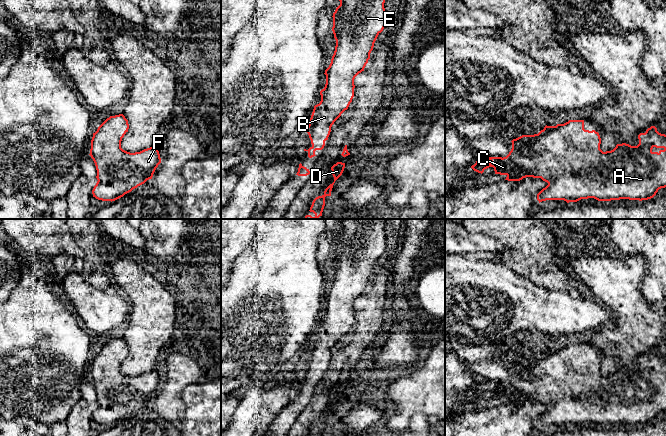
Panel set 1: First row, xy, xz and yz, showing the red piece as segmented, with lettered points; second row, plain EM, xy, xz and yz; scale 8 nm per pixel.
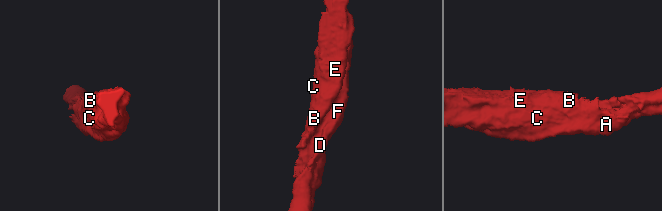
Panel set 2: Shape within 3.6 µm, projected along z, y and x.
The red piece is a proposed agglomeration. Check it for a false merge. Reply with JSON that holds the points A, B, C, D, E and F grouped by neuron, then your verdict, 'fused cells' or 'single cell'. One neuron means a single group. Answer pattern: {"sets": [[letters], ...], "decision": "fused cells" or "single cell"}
{"sets": [["A", "B", "C", "D", "E", "F"]], "decision": "single cell"}

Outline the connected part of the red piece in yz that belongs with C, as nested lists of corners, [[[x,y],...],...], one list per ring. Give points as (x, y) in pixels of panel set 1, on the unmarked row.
[[[569,344],[556,350],[546,349],[538,358],[522,359],[513,363],[512,373],[506,381],[488,381],[479,377],[471,392],[482,398],[485,393],[493,391],[495,398],[506,399],[505,404],[508,405],[520,405],[526,401],[541,402],[548,409],[537,418],[539,427],[546,424],[564,424],[569,427],[588,422],[598,425],[648,424],[659,413],[666,411],[666,359],[651,350],[645,357],[640,357],[638,363],[637,370],[622,367],[617,368],[611,375],[603,376],[600,373],[601,362],[598,356],[585,354],[584,344]]]

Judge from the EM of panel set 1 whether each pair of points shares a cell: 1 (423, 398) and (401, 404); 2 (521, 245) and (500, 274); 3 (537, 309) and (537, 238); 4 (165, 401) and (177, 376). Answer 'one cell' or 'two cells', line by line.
1: one cell
2: two cells
3: two cells
4: one cell

